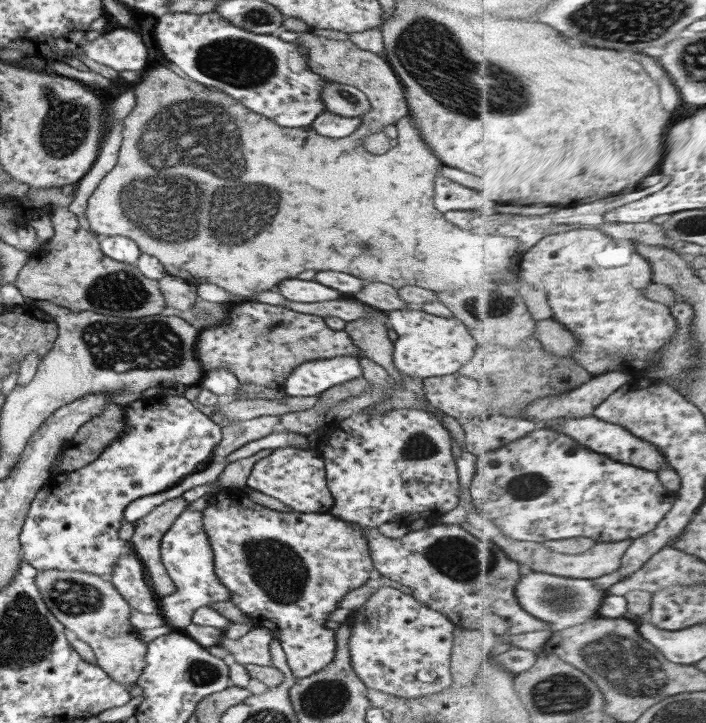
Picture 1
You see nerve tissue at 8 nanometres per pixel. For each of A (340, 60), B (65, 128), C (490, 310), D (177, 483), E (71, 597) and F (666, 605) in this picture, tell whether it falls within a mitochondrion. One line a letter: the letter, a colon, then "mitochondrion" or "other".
A: other
B: mitochondrion
C: mitochondrion
D: other
E: mitochondrion
F: other

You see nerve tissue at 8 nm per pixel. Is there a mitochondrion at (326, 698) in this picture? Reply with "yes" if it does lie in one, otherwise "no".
yes

